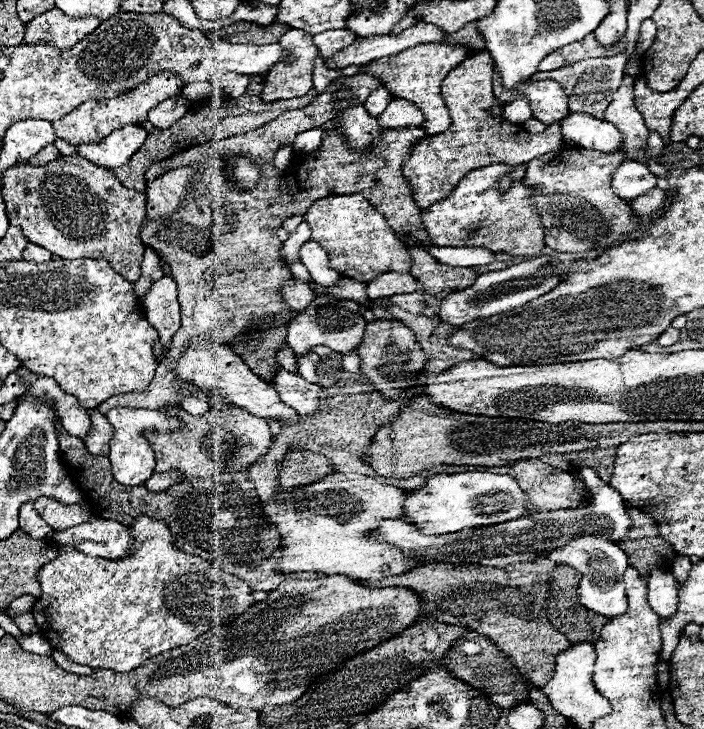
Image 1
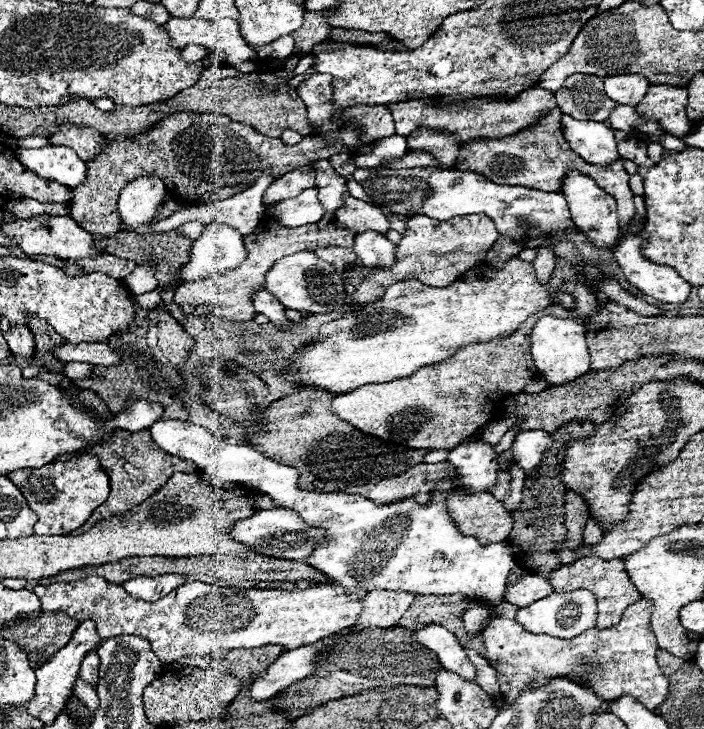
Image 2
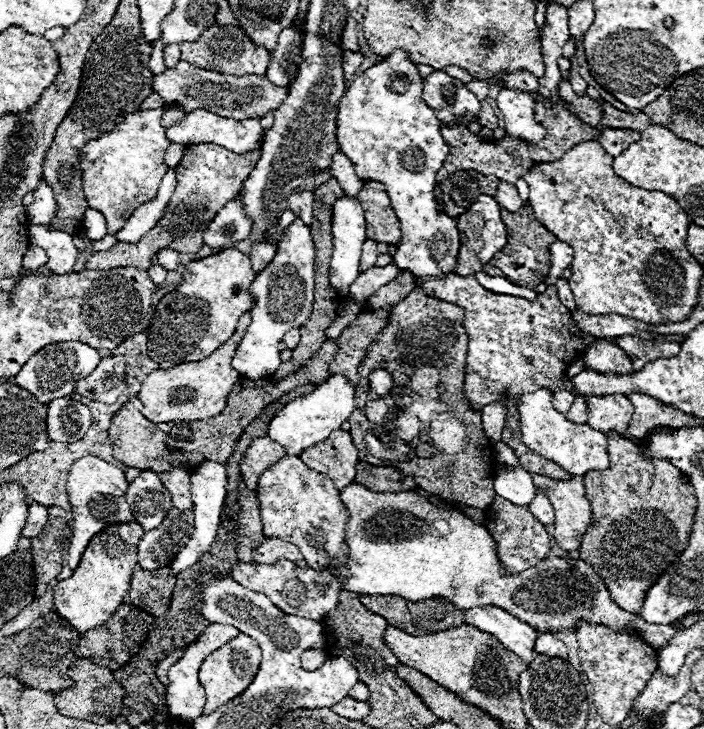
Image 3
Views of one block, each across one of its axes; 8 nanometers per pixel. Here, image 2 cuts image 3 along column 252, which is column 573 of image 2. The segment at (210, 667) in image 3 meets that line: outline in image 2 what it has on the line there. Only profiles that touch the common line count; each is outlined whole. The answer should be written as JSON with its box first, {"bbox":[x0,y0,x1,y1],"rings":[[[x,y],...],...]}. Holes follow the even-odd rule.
{"bbox":[482,600,668,710],"rings":[[[640,600],[626,608],[620,624],[608,630],[586,630],[584,634],[562,640],[548,634],[532,634],[516,620],[494,618],[482,630],[484,658],[498,674],[502,698],[514,702],[518,694],[532,682],[540,684],[546,678],[566,676],[590,686],[600,698],[616,700],[620,696],[634,696],[648,710],[656,710],[668,698],[668,680],[656,664],[656,638],[650,630],[652,602]]]}

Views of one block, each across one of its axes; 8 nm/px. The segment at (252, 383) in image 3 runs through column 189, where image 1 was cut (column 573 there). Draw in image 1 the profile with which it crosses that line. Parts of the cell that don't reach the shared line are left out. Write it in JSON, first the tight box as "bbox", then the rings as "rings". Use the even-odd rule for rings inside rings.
{"bbox":[368,396,654,478],"rings":[[[420,396],[396,422],[390,422],[376,432],[376,438],[368,448],[368,462],[380,476],[408,478],[434,466],[512,466],[516,460],[536,458],[554,468],[572,472],[590,466],[602,478],[608,478],[616,460],[616,446],[626,442],[630,436],[644,432],[654,432],[654,422],[548,424],[524,418],[472,416],[444,410],[444,406]]]}

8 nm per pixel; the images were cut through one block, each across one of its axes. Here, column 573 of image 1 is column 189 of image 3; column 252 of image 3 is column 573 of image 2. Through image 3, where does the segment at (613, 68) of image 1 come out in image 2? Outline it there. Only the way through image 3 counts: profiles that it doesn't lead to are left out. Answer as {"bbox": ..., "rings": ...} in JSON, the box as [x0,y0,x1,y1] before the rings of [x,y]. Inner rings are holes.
{"bbox":[554,74,614,122],"rings":[[[572,74],[554,96],[562,114],[576,120],[604,122],[614,108],[604,92],[604,80],[590,74]]]}

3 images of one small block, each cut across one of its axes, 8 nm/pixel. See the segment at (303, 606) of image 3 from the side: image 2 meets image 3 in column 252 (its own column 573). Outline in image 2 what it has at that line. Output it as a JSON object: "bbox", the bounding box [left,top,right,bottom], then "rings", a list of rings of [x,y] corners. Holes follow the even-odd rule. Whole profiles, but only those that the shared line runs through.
{"bbox":[548,556,640,630],"rings":[[[586,556],[586,558],[572,562],[572,564],[560,566],[558,570],[554,570],[550,574],[548,580],[554,586],[554,592],[572,592],[572,590],[578,590],[578,588],[592,590],[592,594],[596,594],[596,600],[598,600],[598,624],[596,624],[598,630],[604,630],[604,628],[620,622],[624,610],[632,602],[638,602],[638,598],[640,598],[640,592],[636,590],[636,586],[630,582],[628,574],[624,572],[622,558],[602,560],[602,558],[596,558],[596,556]]]}

